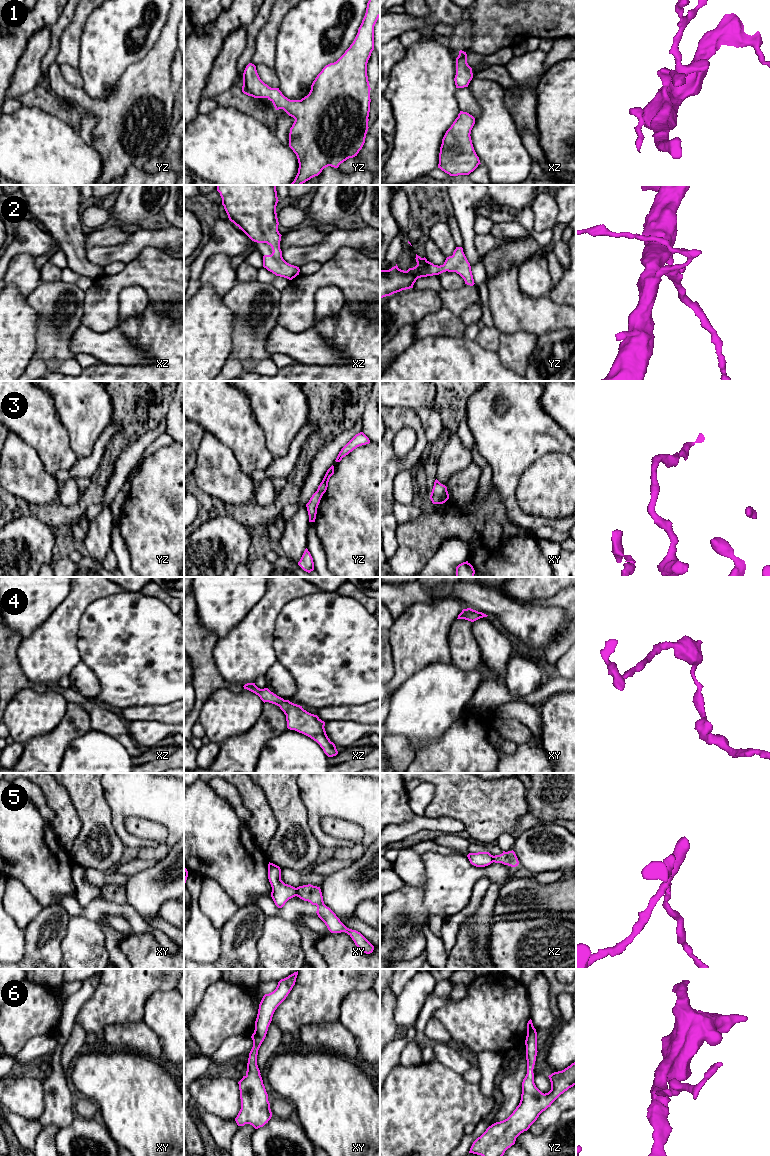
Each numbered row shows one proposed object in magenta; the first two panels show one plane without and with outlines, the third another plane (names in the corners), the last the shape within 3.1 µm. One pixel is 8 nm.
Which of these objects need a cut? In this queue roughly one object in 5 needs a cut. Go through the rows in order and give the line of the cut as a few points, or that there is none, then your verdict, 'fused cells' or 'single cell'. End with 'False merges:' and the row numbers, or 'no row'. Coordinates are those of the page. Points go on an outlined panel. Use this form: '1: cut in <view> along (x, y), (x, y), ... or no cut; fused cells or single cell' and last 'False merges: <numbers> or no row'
1: no cut; single cell
2: no cut; single cell
3: no cut; single cell
4: no cut; single cell
5: cut in xy along (296, 888), (297, 895); fused cells
6: no cut; single cell
False merges: 5

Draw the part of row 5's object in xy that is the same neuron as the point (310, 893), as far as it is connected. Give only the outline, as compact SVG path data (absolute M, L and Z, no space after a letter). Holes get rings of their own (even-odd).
M311 884L297 887L297 897L317 906L317 915L331 933L347 933L355 945L364 953L370 954L374 946L358 931L347 928L336 914L324 904L320 887Z

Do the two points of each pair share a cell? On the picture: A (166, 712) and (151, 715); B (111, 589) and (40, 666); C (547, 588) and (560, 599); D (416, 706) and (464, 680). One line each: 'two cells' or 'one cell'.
A: one cell
B: one cell
C: two cells
D: one cell

